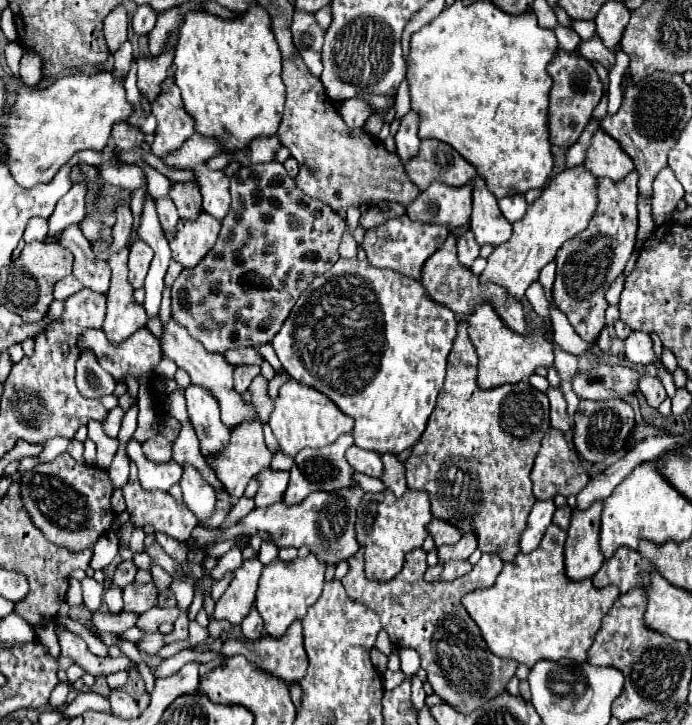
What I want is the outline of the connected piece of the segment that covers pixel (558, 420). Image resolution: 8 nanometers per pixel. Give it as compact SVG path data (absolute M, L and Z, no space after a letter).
M548 388L546 396L550 400L550 422L552 428L560 430L560 432L568 432L570 430L570 418L566 412L566 398L562 394L560 388Z

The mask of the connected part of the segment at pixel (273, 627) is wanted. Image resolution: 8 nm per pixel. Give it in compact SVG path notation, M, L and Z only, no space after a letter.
M316 556L296 558L294 562L274 560L264 566L260 586L256 592L256 610L264 620L264 632L272 638L280 638L294 620L304 618L306 610L320 598L324 586L324 570L326 566L316 560Z

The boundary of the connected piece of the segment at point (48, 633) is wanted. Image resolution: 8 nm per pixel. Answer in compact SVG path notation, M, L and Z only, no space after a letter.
M50 622L50 624L44 624L44 626L36 626L34 628L36 632L36 638L48 646L48 652L50 656L58 656L58 640L56 640L56 624Z

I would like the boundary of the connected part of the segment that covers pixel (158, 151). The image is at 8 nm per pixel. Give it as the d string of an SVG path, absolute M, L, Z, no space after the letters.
M176 86L160 92L160 96L152 104L152 114L158 120L158 128L151 151L159 158L163 158L174 148L180 148L180 144L184 144L194 134L192 120L188 120L188 114L184 112L180 90Z

